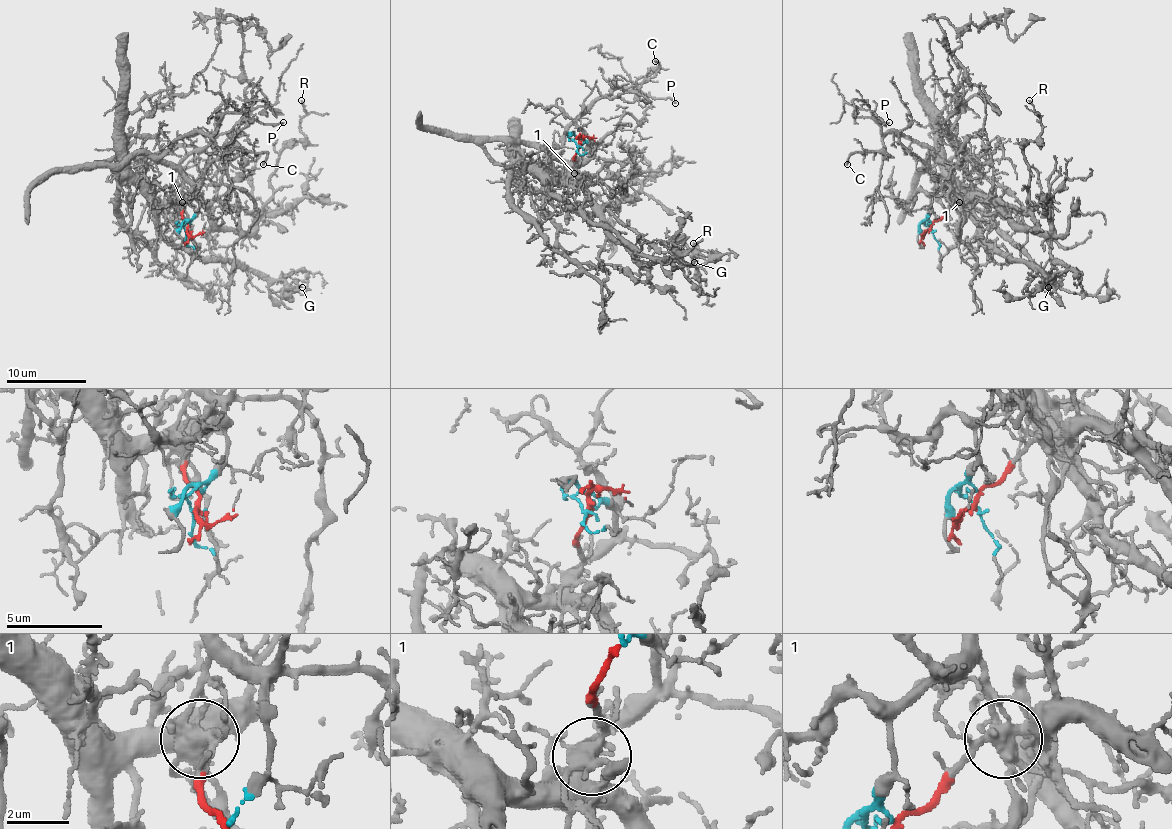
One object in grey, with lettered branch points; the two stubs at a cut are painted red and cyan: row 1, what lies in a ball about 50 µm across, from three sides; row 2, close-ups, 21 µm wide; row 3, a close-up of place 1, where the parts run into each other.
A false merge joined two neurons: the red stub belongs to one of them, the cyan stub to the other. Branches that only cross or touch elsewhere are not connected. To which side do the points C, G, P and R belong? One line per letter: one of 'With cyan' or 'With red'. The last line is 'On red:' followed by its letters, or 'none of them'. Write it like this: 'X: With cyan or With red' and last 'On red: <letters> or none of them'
C: With cyan
G: With red
P: With cyan
R: With red
On red: G, R

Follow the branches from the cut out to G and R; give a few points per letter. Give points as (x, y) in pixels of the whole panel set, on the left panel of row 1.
G: (187, 230), (185, 203), (177, 201), (159, 213), (159, 228), (201, 256), (243, 262), (291, 288), (303, 286)
R: (187, 230), (181, 201), (201, 197), (251, 213), (273, 195), (271, 175), (279, 153), (305, 137), (301, 101)

